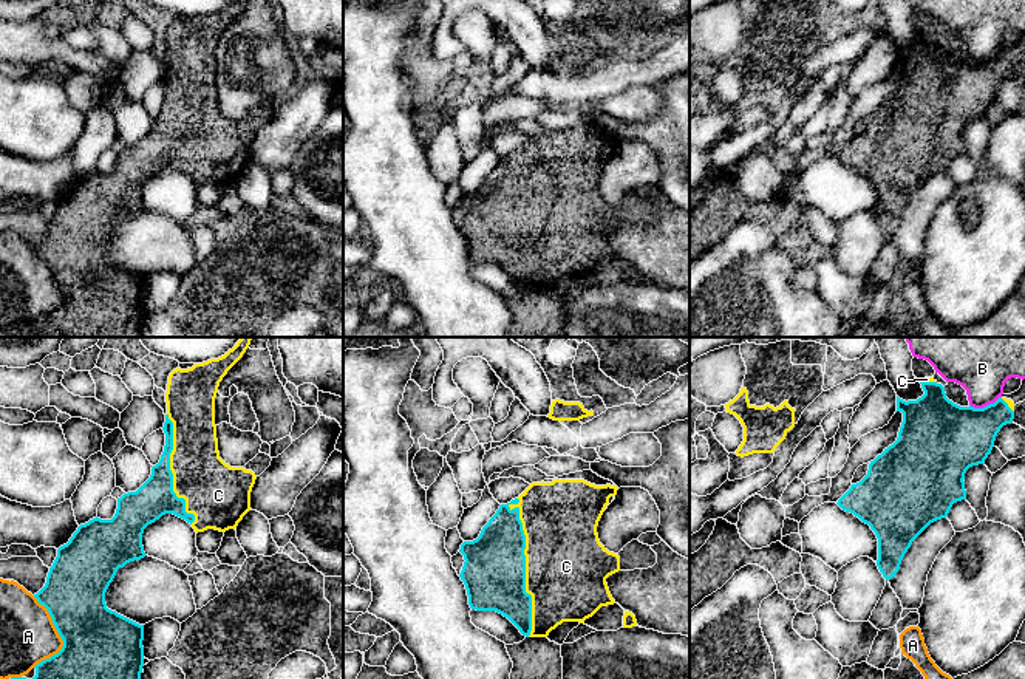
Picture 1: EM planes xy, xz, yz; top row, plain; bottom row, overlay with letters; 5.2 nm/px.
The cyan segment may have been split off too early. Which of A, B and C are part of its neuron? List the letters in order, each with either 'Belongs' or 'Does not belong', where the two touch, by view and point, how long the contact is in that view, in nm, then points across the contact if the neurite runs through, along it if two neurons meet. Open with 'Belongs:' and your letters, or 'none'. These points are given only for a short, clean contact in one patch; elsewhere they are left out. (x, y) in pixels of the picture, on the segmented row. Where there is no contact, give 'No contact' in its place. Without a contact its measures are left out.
Belongs: C
A: Does not belong. Touches cyan at xy (59, 634). Shared border 380 nm
B: Does not belong. Touches cyan at yz (987, 406). Shared border 180 nm. Boundary: yz (1001, 396), (982, 407), (970, 406)
C: Belongs. Touches cyan at xz (524, 568). Shared border 700 nm

